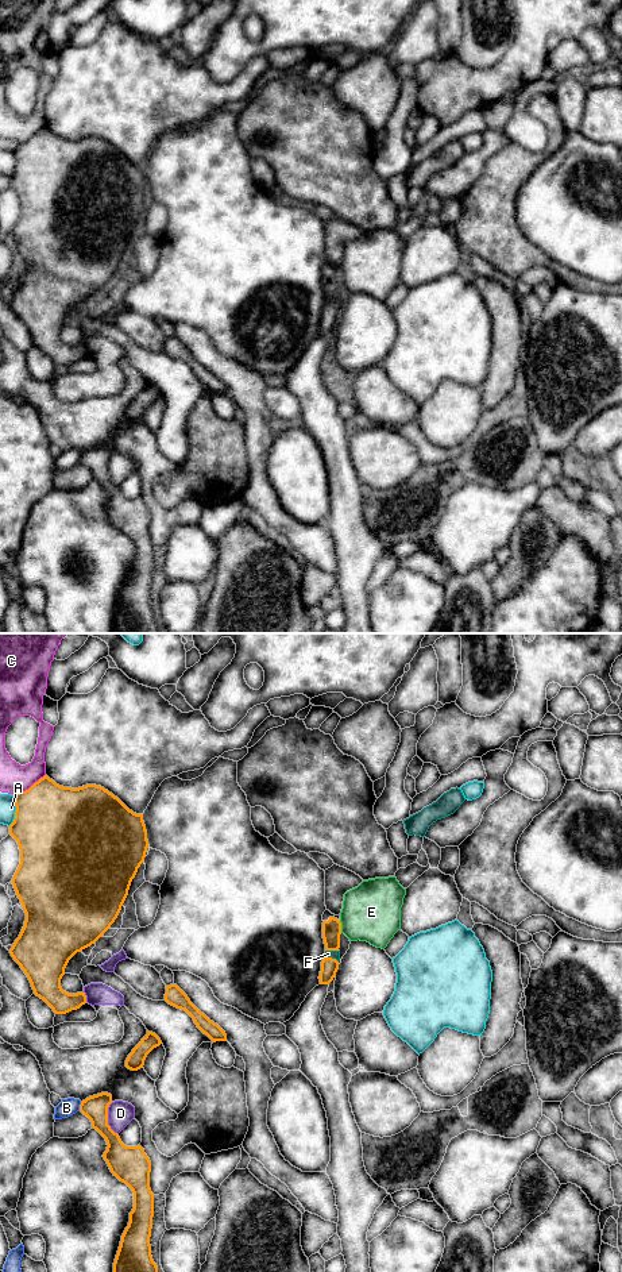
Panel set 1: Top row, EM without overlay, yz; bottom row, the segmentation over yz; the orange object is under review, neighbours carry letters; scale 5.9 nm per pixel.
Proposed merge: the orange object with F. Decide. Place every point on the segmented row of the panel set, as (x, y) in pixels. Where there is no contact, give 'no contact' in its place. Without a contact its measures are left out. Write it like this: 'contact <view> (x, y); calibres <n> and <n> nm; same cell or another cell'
contact yz (331, 958); calibres 100 and 50 nm; same cell

